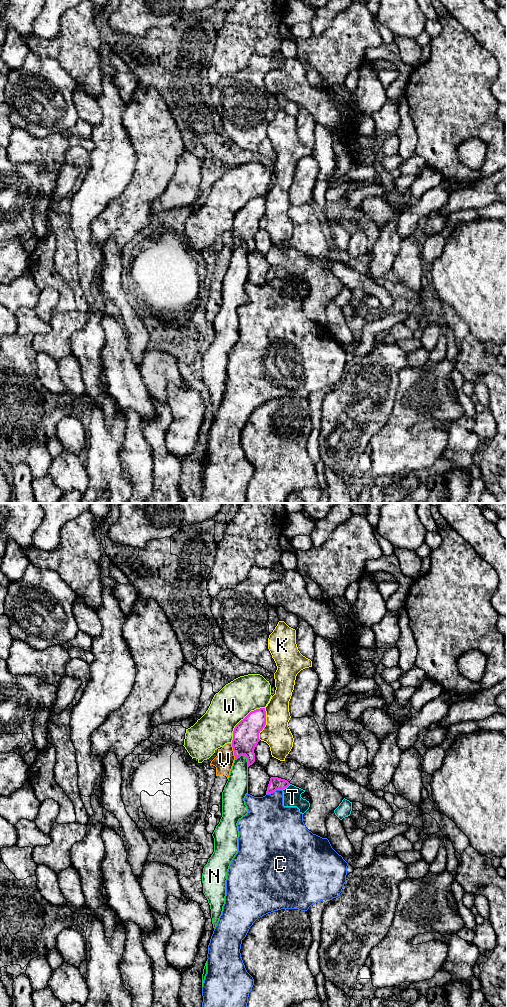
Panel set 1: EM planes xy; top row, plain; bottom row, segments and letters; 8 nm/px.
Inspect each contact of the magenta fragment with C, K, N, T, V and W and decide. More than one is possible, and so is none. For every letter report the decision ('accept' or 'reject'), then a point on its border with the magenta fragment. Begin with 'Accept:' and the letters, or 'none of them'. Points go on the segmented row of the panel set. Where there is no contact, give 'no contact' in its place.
Accept: none of them
C: reject; meets magenta in xy at (273, 791)
K: reject; meets magenta in xy at (265, 724)
N: reject; meets magenta in xy at (245, 755)
T: reject; meets magenta in xy at (286, 787)
V: reject; meets magenta in xy at (233, 750)
W: reject; meets magenta in xy at (241, 720)

